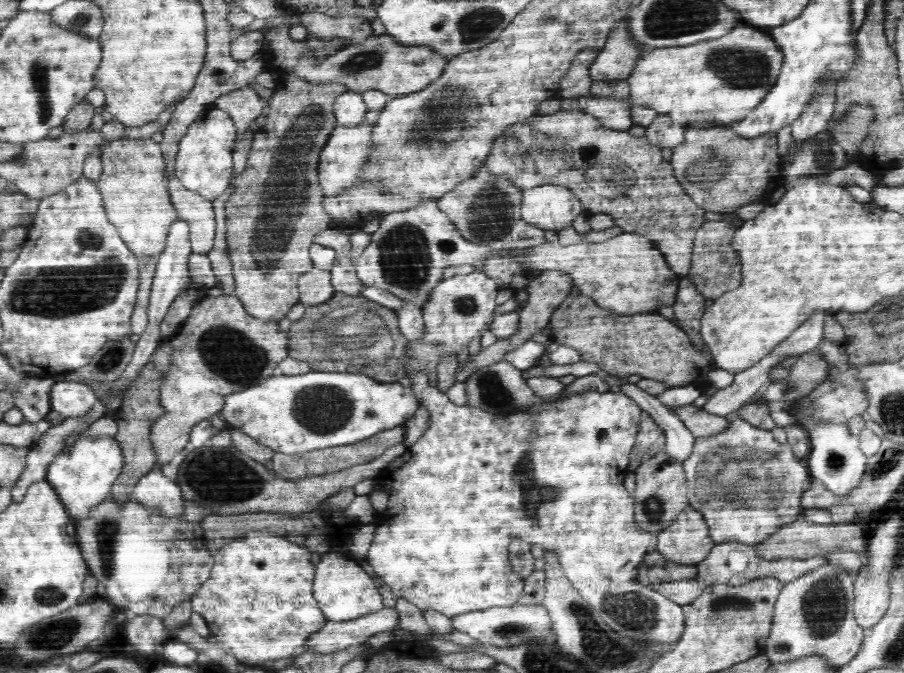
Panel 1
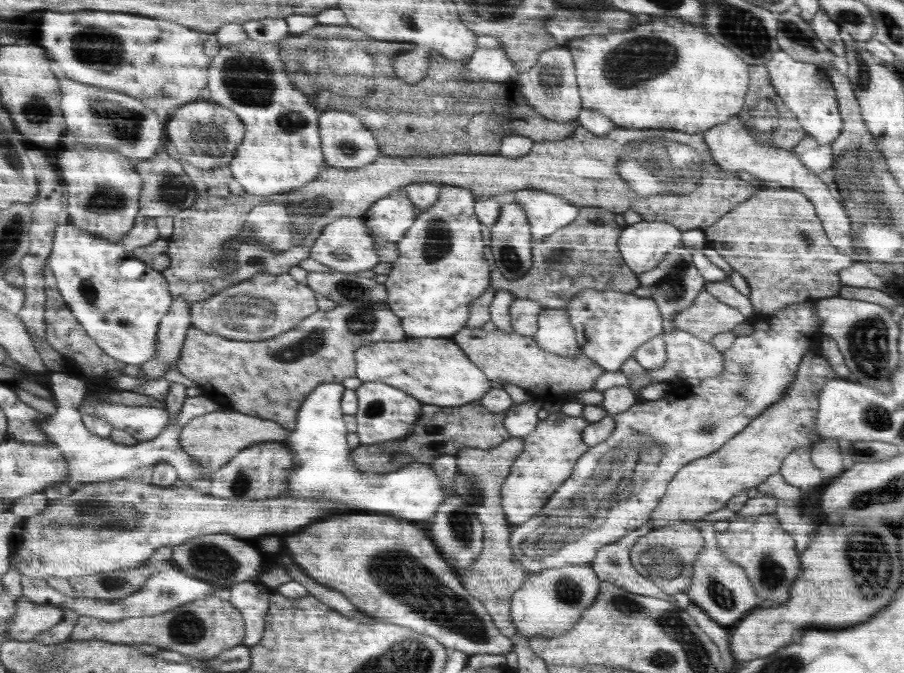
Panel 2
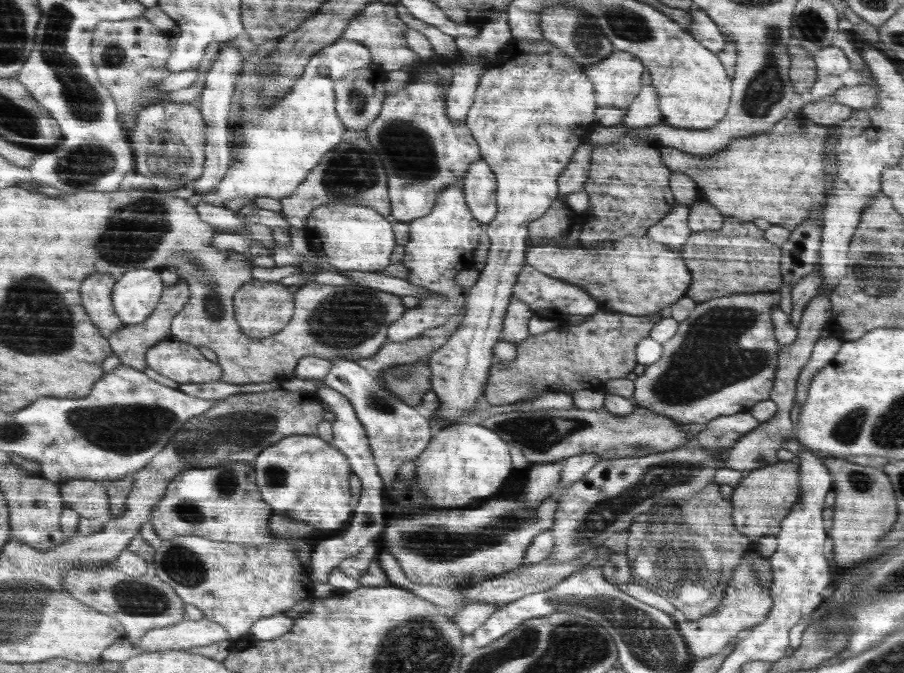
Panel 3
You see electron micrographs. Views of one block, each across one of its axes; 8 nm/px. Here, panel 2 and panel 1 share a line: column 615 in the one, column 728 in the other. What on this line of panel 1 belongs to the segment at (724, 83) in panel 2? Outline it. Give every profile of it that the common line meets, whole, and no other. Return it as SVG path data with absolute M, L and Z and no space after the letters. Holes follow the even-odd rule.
M738 26L722 38L642 52L627 81L634 105L650 107L682 125L710 128L743 120L776 84L782 51L765 28Z

